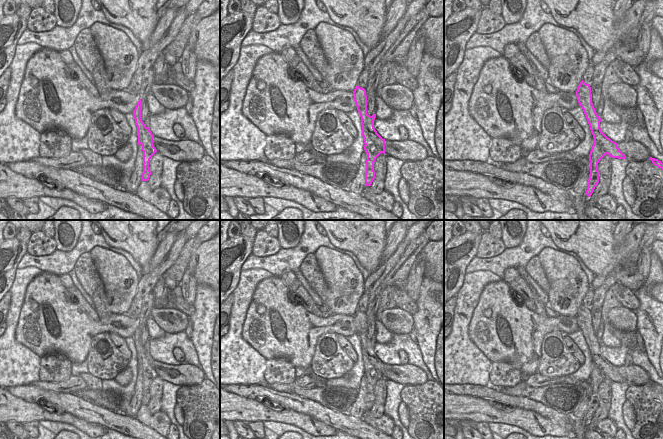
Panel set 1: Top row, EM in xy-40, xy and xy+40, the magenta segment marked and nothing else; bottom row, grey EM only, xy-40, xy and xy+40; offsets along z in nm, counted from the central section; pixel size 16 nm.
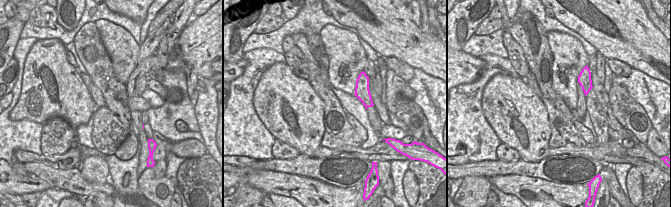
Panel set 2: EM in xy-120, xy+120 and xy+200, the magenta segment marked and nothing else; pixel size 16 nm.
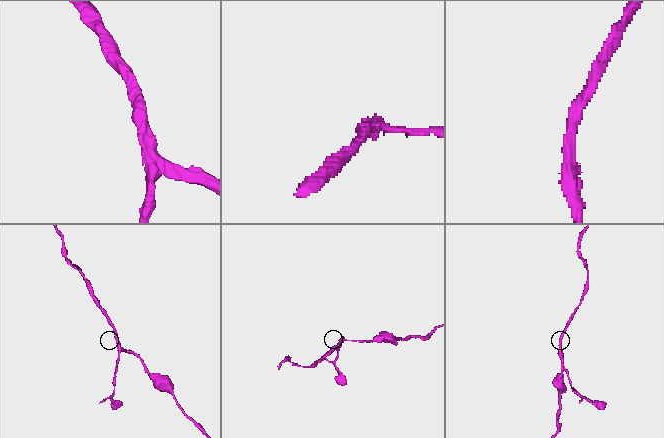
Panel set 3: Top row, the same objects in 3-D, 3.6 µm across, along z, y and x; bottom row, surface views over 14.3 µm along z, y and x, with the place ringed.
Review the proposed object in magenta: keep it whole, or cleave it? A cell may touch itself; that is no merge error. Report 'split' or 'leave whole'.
split

